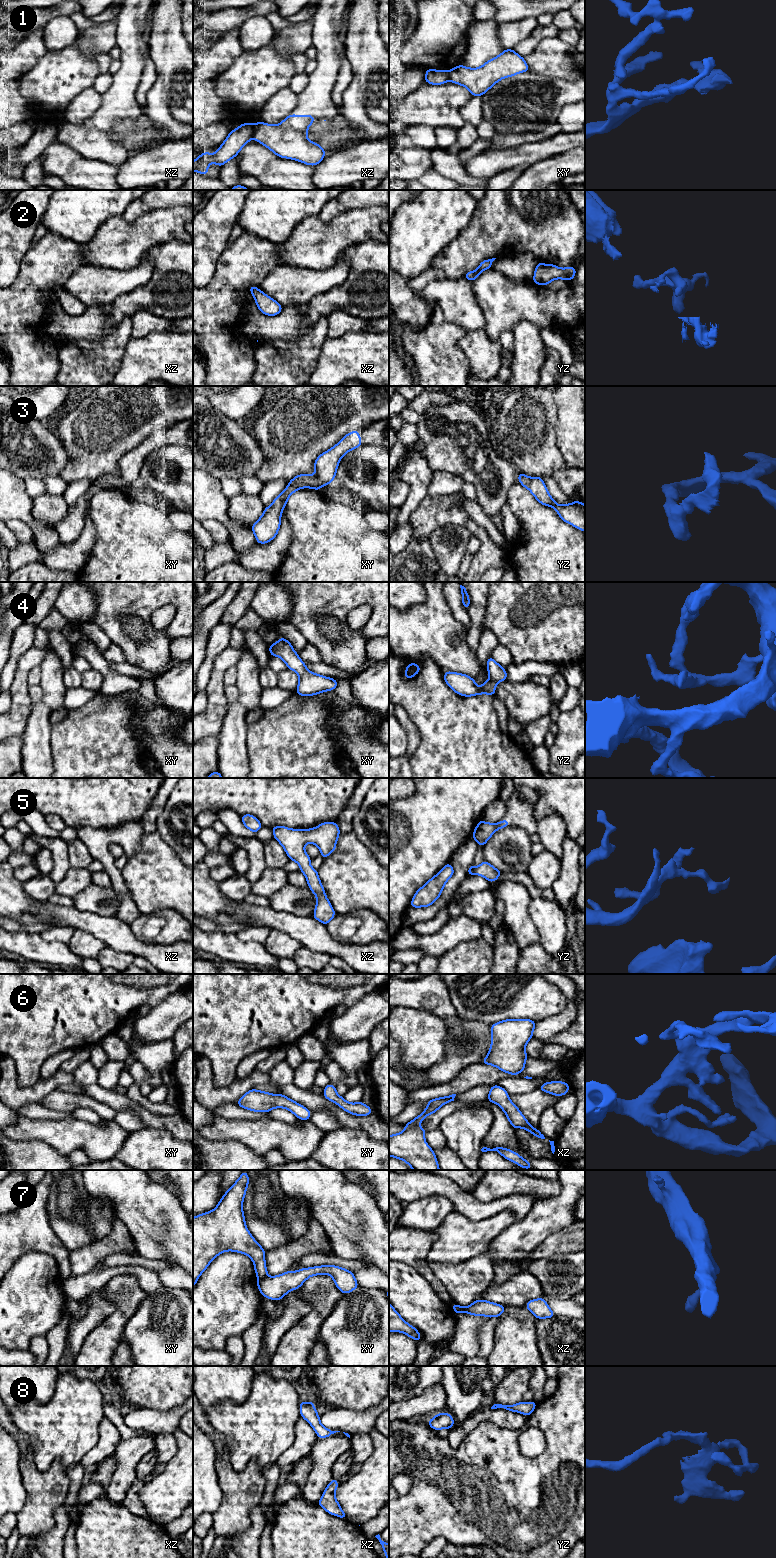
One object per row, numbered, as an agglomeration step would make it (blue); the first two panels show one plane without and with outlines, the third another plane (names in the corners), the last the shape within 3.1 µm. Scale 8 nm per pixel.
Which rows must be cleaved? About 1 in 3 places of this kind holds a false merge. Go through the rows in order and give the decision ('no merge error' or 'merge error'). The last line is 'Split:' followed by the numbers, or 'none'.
1: merge error
2: no merge error
3: merge error
4: no merge error
5: no merge error
6: no merge error
7: merge error
8: no merge error
Split: 1, 3, 7

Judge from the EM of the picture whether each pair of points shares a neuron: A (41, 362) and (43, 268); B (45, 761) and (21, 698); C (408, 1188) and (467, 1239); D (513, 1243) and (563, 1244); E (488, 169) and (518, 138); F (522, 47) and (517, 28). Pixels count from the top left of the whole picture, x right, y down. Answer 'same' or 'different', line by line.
A: same
B: different
C: different
D: different
E: different
F: different

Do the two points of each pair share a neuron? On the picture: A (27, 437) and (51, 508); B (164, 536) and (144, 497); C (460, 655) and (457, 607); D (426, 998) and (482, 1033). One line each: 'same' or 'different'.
A: different
B: different
C: different
D: same

